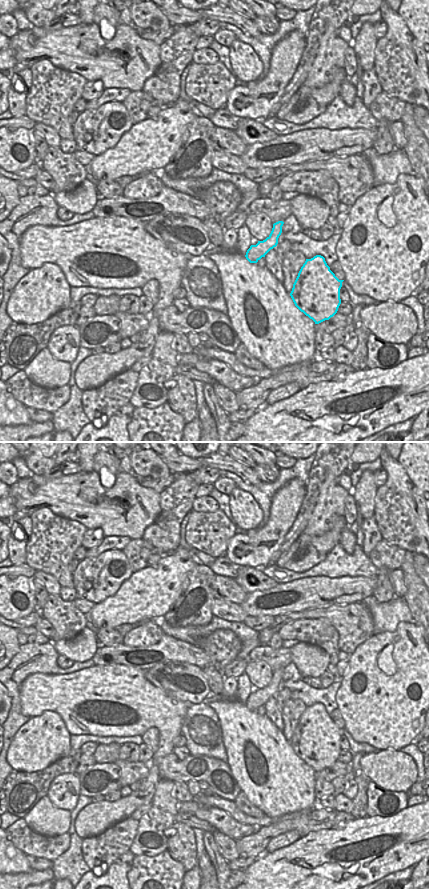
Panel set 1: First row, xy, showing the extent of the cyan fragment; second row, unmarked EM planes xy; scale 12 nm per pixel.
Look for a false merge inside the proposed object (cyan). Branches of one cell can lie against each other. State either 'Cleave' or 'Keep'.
Cleave.

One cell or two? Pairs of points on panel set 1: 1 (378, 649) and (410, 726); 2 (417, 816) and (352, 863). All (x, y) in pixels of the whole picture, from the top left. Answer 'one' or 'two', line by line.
1: one
2: one

